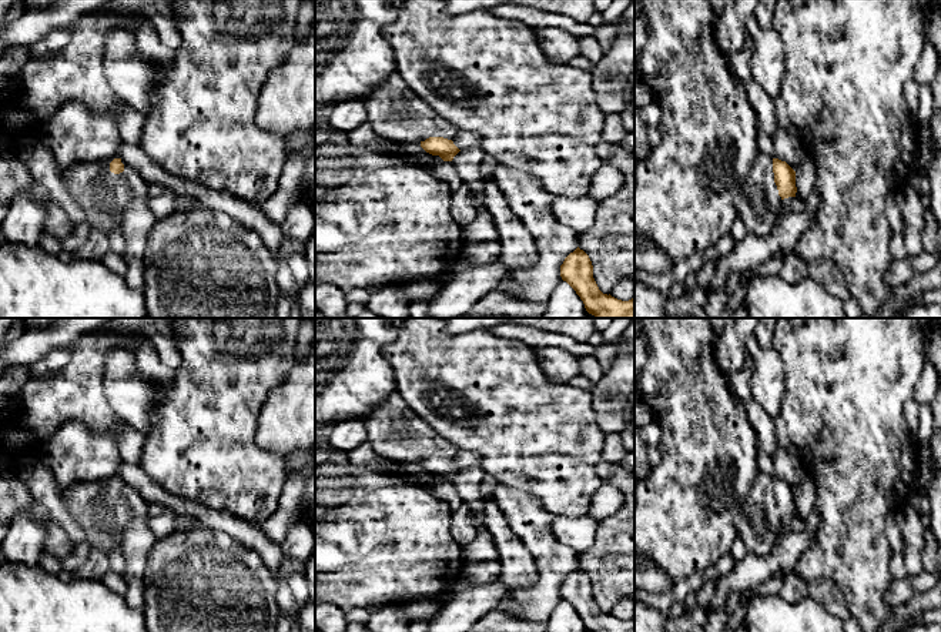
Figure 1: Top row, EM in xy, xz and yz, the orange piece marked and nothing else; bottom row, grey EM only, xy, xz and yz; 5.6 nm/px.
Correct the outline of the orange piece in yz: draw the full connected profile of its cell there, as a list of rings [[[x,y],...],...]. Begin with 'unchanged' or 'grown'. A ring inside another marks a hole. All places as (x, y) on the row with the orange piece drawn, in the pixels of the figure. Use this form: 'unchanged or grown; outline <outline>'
grown; outline [[[759,151],[736,200],[749,234],[767,237],[781,201],[796,193],[796,171],[786,161]]]

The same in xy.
grown; outline [[[120,157],[61,167],[61,180],[84,208],[90,227],[106,233],[121,227],[125,207],[141,197],[148,185]]]

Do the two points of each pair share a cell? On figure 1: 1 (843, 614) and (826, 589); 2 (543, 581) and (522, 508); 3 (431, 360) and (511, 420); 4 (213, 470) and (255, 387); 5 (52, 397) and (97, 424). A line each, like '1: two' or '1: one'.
1: one
2: one
3: one
4: one
5: one

